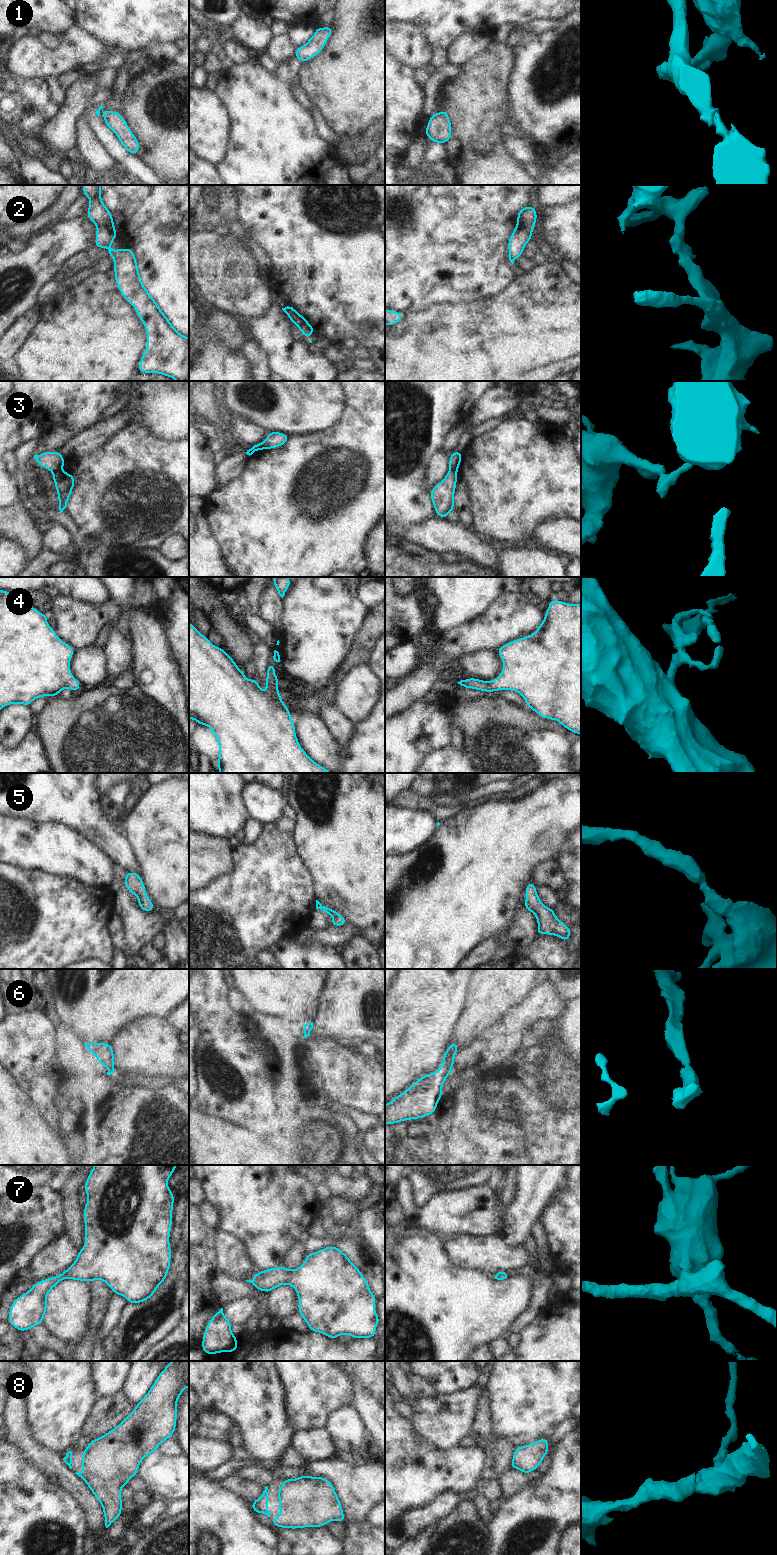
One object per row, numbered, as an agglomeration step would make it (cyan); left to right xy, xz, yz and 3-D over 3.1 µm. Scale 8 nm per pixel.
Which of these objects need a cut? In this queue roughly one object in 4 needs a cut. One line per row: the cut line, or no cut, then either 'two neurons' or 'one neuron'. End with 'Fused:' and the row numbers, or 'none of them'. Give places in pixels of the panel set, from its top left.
1: no cut; one neuron
2: cut in xy along (97, 226), (106, 226), (115, 232); two neurons
3: cut in yz along (449, 470), (456, 472); two neurons
4: no cut; one neuron
5: no cut; one neuron
6: no cut; one neuron
7: no cut; one neuron
8: no cut; one neuron
Fused: 2, 3

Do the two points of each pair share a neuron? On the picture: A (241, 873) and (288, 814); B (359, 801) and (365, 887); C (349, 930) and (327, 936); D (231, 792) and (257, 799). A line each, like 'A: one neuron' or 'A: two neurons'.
A: one neuron
B: one neuron
C: one neuron
D: two neurons

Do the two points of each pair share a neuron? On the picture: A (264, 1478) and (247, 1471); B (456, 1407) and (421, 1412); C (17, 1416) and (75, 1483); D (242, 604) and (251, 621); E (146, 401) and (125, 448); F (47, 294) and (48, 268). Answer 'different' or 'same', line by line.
A: same
B: same
C: same
D: different
E: different
F: different

